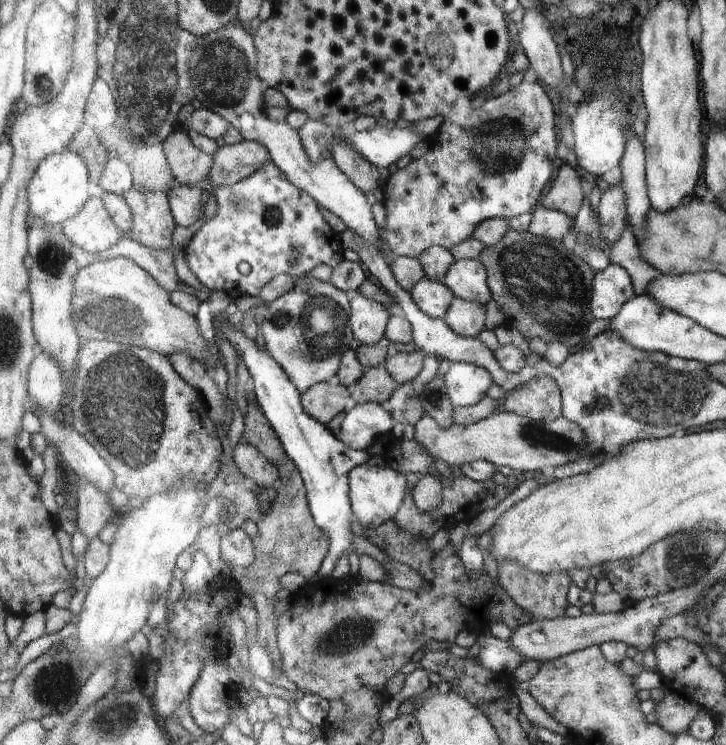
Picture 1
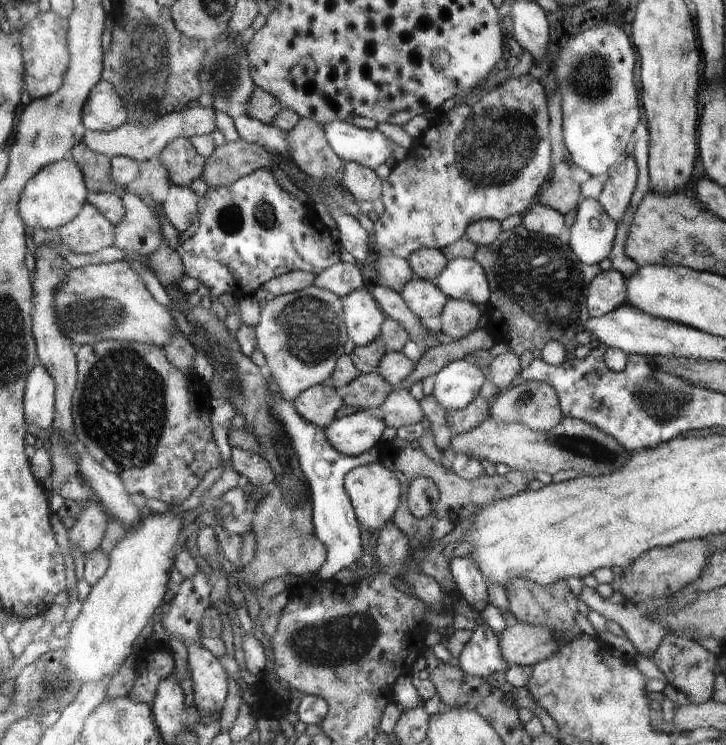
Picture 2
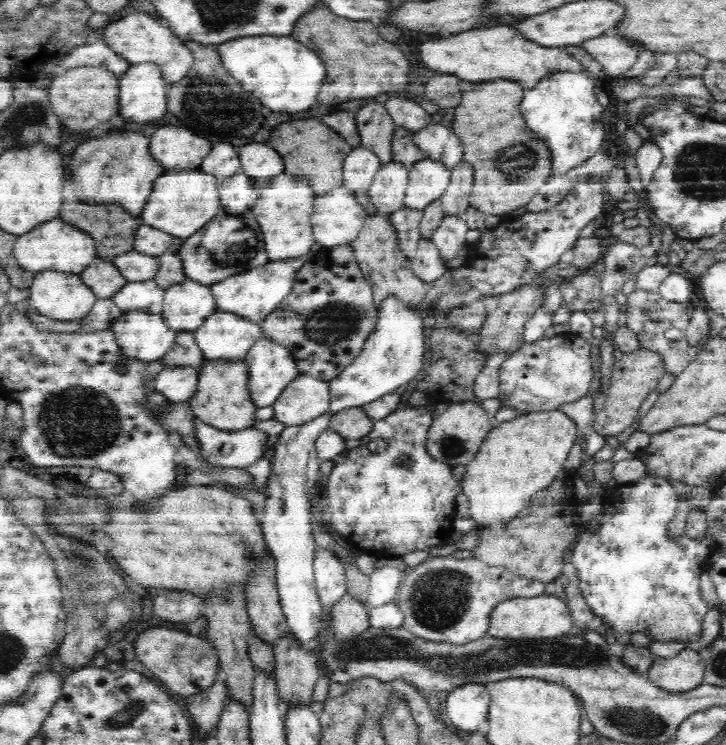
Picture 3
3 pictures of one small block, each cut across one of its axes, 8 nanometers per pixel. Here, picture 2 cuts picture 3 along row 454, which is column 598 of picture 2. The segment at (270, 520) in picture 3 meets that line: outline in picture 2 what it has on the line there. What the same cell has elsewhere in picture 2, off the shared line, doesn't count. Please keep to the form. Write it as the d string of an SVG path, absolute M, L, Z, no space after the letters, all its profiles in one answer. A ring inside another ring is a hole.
M617 269L601 270L591 280L587 294L590 317L601 317L627 303L627 279Z

